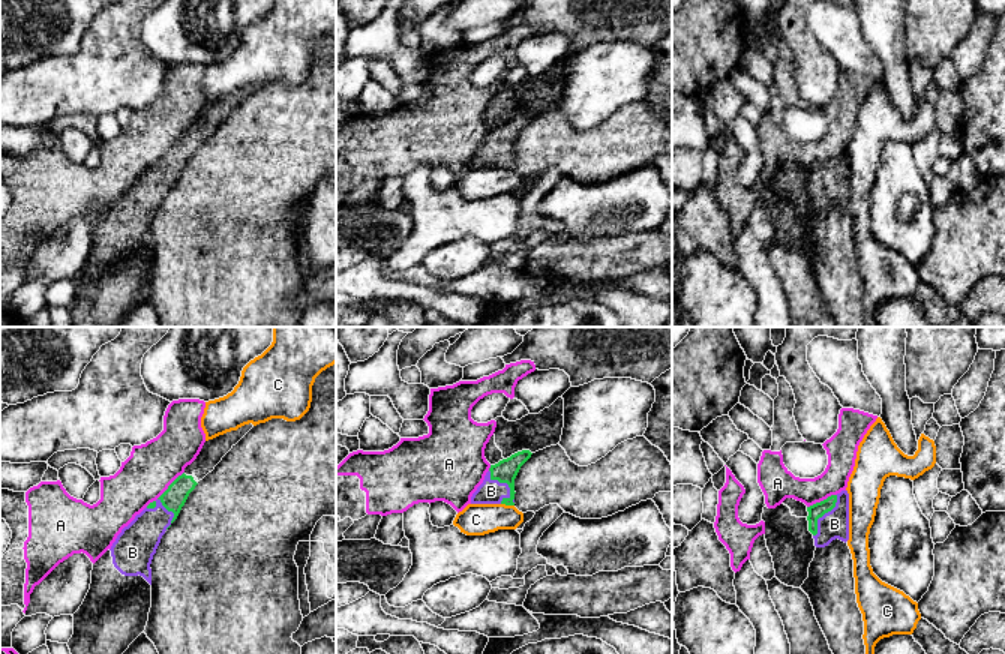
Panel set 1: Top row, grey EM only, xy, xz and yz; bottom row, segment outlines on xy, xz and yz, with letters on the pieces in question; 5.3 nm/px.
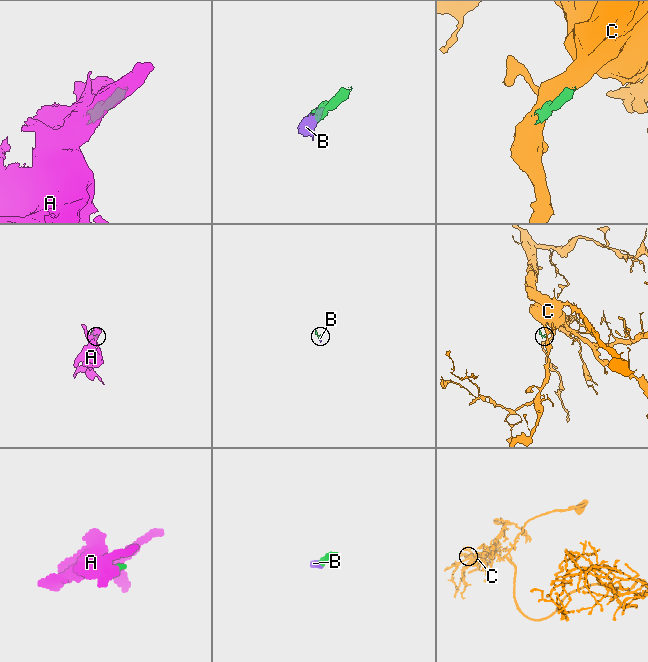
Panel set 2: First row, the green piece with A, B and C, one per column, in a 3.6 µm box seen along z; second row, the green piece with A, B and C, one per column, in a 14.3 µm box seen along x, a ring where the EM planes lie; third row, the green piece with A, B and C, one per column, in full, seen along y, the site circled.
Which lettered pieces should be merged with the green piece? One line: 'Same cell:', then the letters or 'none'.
Same cell: B

